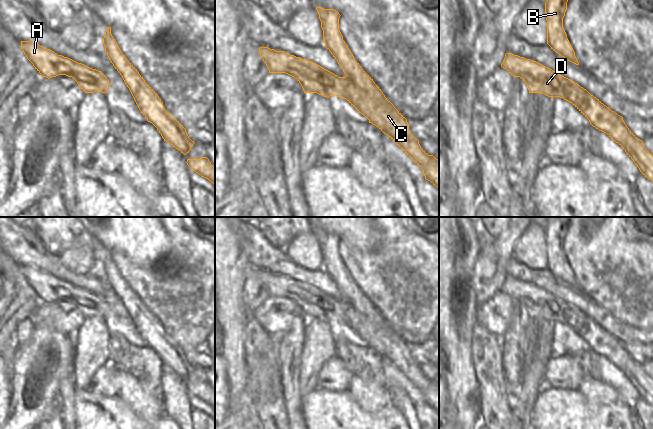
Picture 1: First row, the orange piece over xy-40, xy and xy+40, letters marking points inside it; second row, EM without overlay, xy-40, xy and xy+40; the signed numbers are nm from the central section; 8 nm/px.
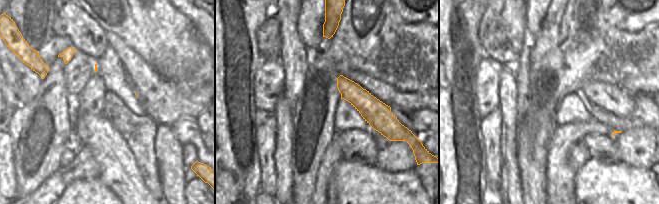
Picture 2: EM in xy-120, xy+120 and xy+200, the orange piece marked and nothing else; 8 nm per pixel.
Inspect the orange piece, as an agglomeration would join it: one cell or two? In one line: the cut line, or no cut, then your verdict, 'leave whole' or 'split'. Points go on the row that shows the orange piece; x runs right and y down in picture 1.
cut in xy along (363, 90), (353, 94), (335, 95); split

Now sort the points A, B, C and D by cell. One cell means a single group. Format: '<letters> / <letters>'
A D / B C

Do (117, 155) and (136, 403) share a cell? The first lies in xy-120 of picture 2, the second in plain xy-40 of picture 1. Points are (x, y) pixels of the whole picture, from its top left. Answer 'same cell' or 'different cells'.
same cell

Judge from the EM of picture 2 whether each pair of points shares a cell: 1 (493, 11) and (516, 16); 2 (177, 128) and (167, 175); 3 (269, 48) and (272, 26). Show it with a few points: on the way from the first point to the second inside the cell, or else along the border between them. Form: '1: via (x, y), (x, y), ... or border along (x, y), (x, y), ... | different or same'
1: via (499, 12), (505, 16), (510, 16) | same
2: border along (170, 127), (174, 136), (182, 145) | different
3: via (269, 43), (269, 31) | same

